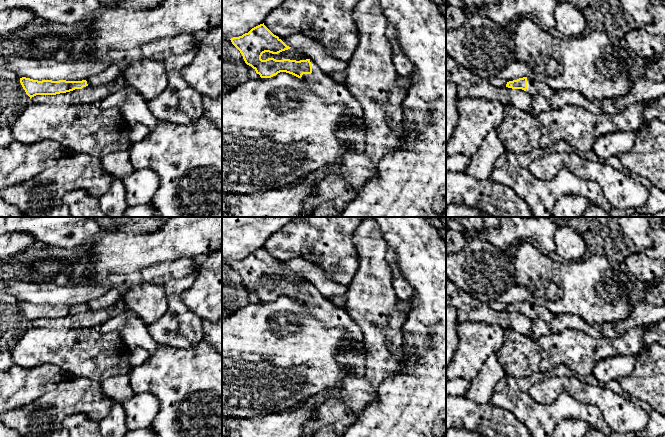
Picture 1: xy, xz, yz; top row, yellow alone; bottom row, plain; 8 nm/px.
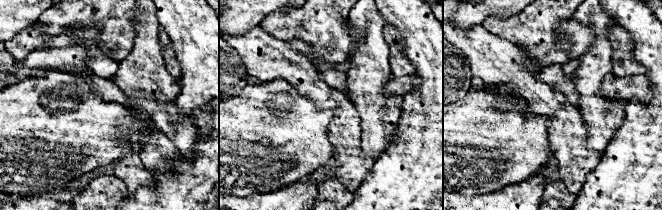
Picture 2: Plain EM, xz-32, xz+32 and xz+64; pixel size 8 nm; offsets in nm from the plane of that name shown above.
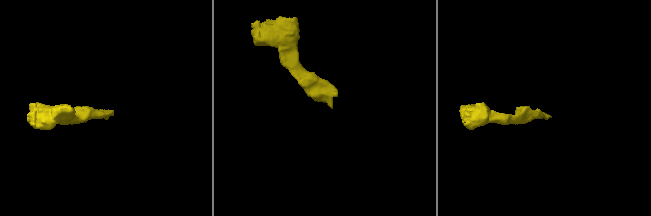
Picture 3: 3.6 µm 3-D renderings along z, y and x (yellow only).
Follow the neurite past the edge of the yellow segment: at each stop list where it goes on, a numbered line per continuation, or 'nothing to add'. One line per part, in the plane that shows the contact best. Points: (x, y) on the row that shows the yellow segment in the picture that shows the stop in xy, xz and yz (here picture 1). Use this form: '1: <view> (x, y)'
1: xz (356, 167)

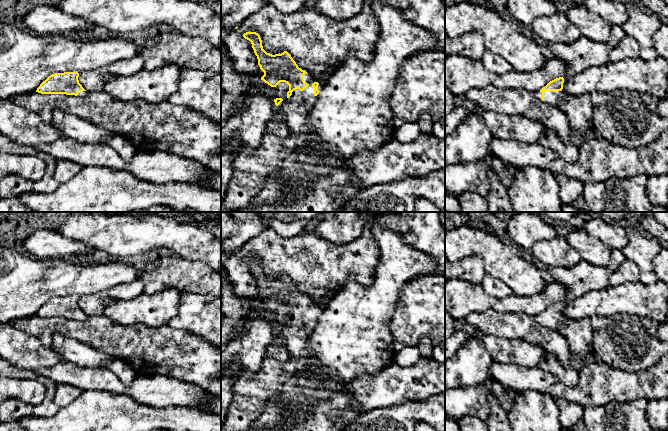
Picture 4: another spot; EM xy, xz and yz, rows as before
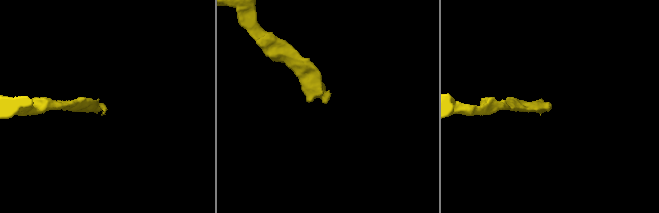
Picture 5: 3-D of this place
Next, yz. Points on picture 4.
1: yz (579, 110)

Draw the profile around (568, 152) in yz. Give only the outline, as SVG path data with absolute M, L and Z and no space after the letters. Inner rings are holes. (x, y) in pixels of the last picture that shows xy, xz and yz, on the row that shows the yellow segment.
M544 129L541 133L539 142L544 146L555 151L559 158L572 163L579 156L580 149L573 143L565 143L550 129Z

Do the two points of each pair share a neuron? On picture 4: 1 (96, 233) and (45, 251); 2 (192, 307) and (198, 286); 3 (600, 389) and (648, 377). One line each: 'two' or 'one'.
1: two
2: two
3: one

